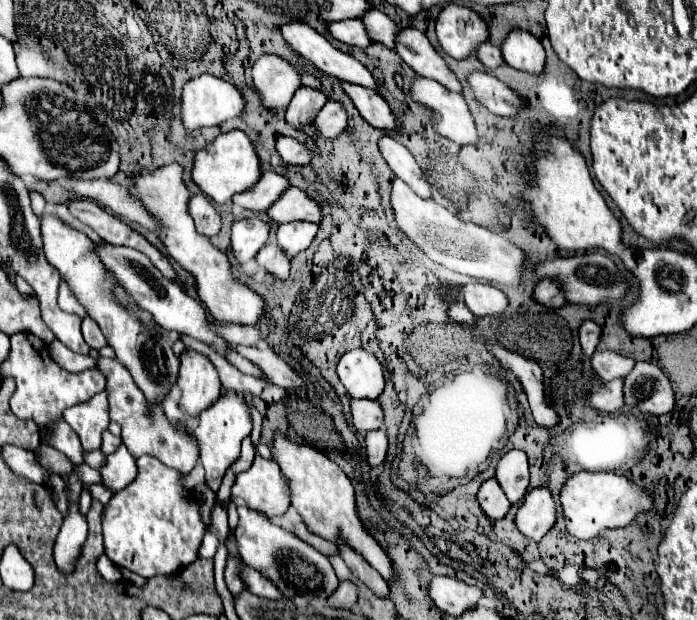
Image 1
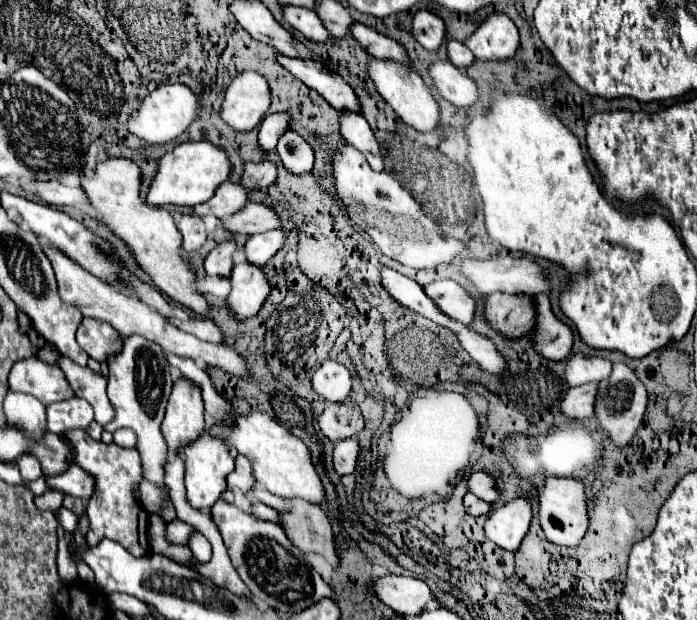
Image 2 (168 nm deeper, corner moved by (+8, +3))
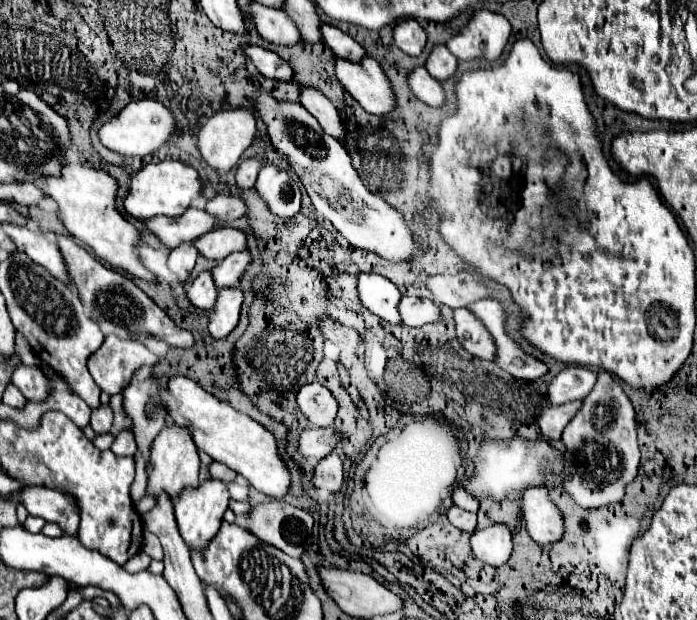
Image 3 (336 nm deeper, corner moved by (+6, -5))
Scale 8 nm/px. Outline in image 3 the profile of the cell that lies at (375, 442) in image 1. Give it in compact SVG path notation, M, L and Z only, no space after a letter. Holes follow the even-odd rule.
M329 453L319 461L315 467L315 477L313 477L315 487L325 487L329 491L339 491L343 485L343 463L337 453Z

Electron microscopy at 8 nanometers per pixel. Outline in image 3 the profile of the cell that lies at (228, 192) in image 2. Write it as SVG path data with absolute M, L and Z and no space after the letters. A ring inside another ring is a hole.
M187 209L179 217L155 217L149 219L145 229L155 233L167 247L177 247L181 241L195 241L197 237L213 231L219 219L205 209Z

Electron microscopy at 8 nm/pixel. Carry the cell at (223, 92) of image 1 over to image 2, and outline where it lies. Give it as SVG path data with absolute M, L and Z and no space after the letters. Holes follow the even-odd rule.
M181 83L159 85L153 93L149 93L141 101L137 113L129 117L127 131L151 145L161 145L161 143L175 141L197 117L199 117L199 97L189 87Z

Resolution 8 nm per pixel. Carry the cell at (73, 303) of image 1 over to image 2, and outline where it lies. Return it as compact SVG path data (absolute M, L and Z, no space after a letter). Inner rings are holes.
M41 241L41 247L45 251L45 255L49 257L53 269L55 269L55 275L57 275L57 283L59 283L59 295L63 301L75 305L81 309L83 317L91 317L91 319L97 319L97 321L103 321L103 323L109 323L113 329L119 331L119 335L123 337L131 337L131 335L143 335L145 339L149 341L155 341L157 345L163 347L165 353L175 353L175 355L181 355L181 357L191 357L191 359L201 359L205 361L207 365L211 367L221 367L225 369L227 373L233 373L237 377L243 377L247 379L249 377L249 371L247 371L247 361L237 355L233 349L225 347L225 345L215 345L215 343L207 343L207 341L199 341L197 337L191 337L191 333L183 333L179 329L175 329L175 325L171 325L161 313L149 309L145 303L141 301L135 301L135 297L127 295L125 291L121 289L115 289L111 287L109 283L101 281L99 277L87 273L81 269L79 263L71 261L65 253L61 253L57 247L53 247L51 243L43 243Z

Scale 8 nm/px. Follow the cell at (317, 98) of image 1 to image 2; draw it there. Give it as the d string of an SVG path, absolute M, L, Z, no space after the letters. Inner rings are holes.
M273 113L263 119L259 135L257 135L257 147L265 155L275 149L279 137L287 131L287 123L289 123L289 113Z

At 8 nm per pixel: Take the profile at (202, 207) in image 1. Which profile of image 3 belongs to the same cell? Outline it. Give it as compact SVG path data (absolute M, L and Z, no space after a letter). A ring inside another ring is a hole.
M185 241L181 243L179 247L171 249L169 253L169 259L167 259L167 265L173 273L179 275L179 281L185 281L191 273L191 269L195 267L195 261L197 261L197 249L193 245L193 241Z

